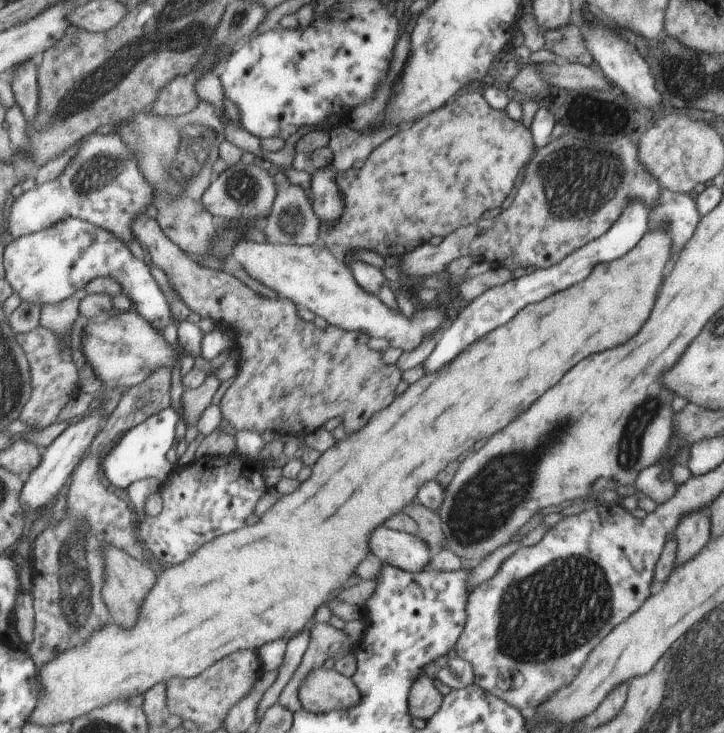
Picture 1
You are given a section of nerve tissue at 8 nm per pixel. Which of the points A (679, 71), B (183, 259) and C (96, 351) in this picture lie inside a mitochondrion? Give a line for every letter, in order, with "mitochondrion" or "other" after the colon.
A: mitochondrion
B: other
C: other

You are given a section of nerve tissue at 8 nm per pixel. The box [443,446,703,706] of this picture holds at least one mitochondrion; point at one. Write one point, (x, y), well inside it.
(532, 628)

